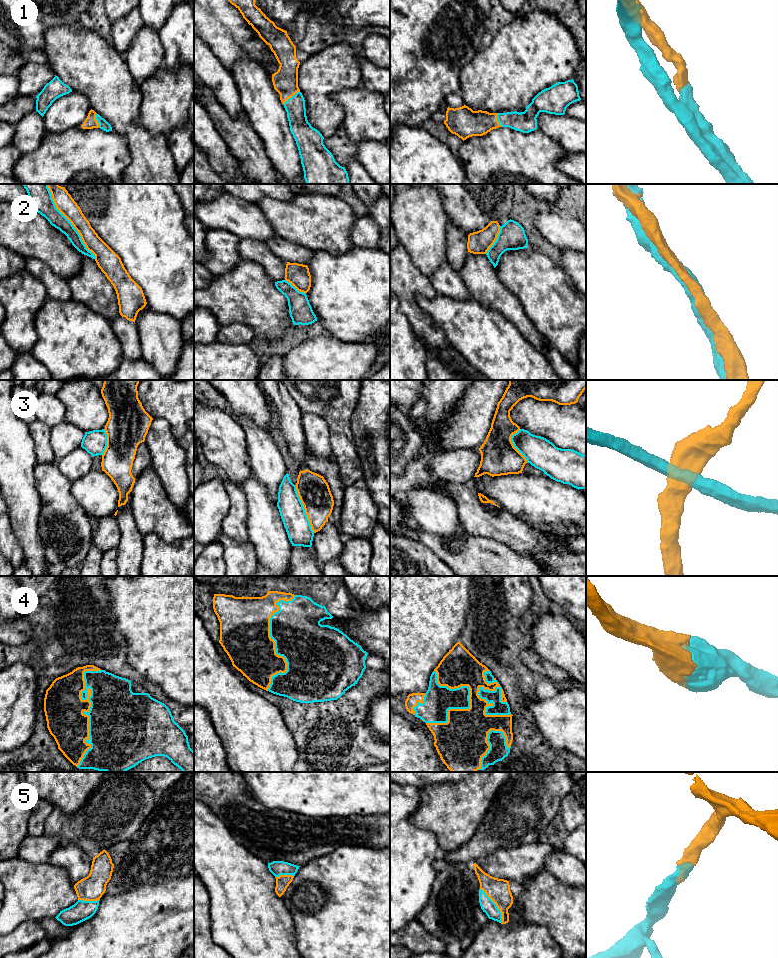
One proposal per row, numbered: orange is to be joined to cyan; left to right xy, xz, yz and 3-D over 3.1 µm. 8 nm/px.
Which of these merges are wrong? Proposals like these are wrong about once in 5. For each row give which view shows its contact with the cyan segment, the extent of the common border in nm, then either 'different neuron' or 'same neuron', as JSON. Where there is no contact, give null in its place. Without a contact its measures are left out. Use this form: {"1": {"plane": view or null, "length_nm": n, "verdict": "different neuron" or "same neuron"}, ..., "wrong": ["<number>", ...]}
{"1": {"plane": "xz", "length_nm": 170, "verdict": "same neuron"}, "2": {"plane": "xy", "length_nm": 700, "verdict": "same neuron"}, "3": {"plane": "xz", "length_nm": 420, "verdict": "different neuron"}, "4": {"plane": "xy", "length_nm": 800, "verdict": "same neuron"}, "5": {"plane": "yz", "length_nm": 320, "verdict": "same neuron"}, "wrong": ["3"]}

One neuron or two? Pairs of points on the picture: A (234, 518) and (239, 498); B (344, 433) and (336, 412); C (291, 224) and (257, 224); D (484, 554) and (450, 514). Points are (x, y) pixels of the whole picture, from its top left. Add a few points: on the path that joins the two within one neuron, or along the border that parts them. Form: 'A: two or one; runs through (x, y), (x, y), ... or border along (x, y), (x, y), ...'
A: one; runs through (237, 513), (238, 503)
B: one; runs through (340, 428), (339, 417)
C: two; border along (256, 205), (276, 235)
D: two; border along (467, 533), (459, 549), (449, 548)

